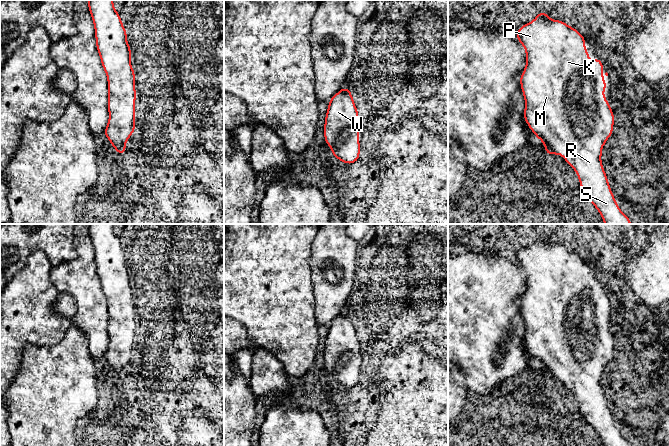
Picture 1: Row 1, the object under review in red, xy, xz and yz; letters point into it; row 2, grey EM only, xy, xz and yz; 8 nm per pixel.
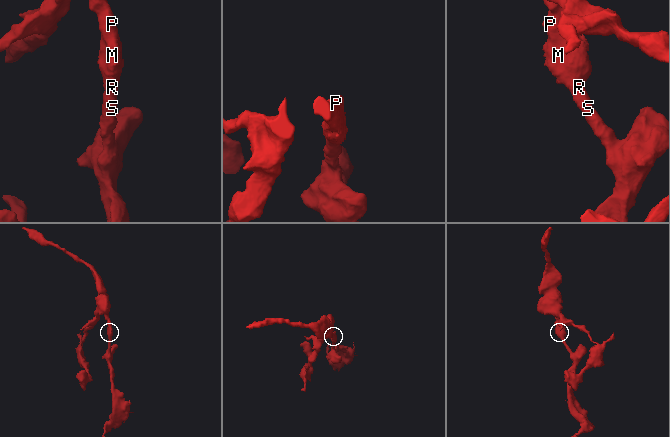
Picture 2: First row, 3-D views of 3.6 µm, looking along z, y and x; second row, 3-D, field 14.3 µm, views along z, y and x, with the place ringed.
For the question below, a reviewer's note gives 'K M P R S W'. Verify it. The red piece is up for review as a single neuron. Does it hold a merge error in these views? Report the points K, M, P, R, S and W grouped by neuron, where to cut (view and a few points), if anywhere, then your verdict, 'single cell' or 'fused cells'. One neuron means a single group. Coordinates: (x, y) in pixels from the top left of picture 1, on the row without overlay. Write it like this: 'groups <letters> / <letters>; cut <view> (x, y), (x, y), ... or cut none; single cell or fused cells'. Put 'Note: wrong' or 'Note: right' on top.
Note: right
groups K M P R S W; cut none; single cell

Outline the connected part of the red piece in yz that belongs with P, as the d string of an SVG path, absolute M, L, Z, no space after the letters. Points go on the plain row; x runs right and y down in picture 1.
M538 236L536 243L530 245L528 248L522 249L516 257L516 263L523 269L526 275L526 290L522 298L520 299L520 310L525 324L524 332L524 344L529 350L530 354L535 358L535 360L544 366L544 373L548 379L556 379L559 377L564 384L576 395L577 401L579 402L580 412L585 418L587 423L595 430L597 435L600 437L604 446L631 446L629 441L624 439L616 428L616 423L611 415L610 409L608 407L608 402L606 400L605 394L601 387L602 372L607 366L608 362L613 358L613 349L615 341L613 340L613 334L609 329L609 326L605 323L605 318L602 316L603 313L608 313L609 310L604 306L604 300L608 300L606 296L604 299L600 297L601 294L605 295L605 291L602 285L596 280L595 284L589 285L589 276L585 272L586 262L581 259L581 257L571 250L567 249L562 244L551 244L548 237Z

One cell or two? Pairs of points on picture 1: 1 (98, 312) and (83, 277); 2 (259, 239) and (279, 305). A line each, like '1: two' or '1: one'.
1: one
2: one

